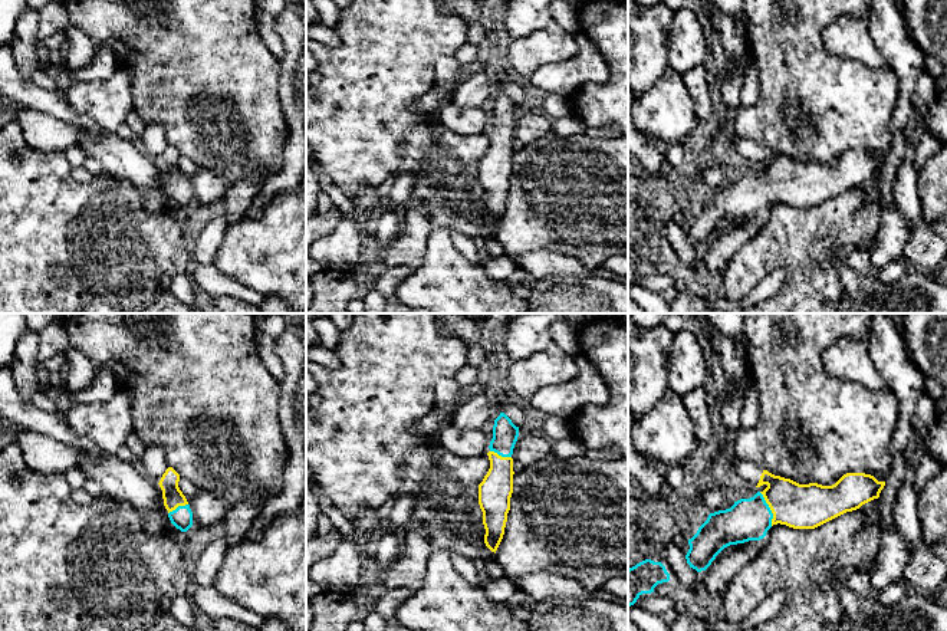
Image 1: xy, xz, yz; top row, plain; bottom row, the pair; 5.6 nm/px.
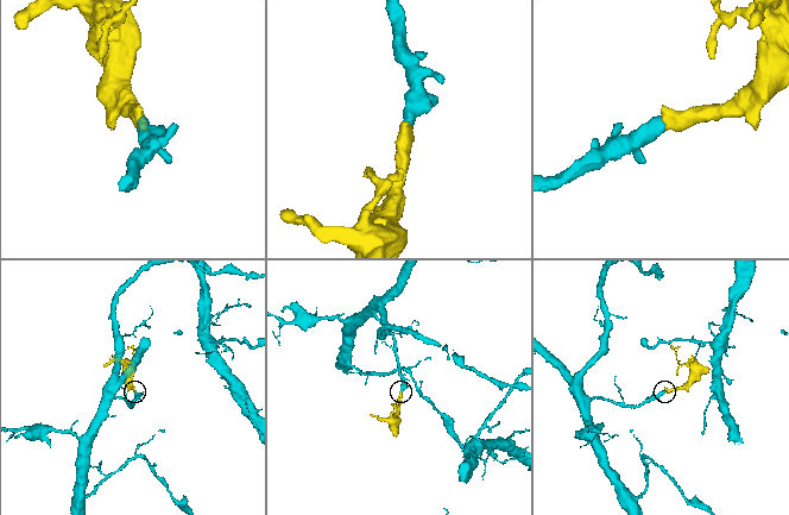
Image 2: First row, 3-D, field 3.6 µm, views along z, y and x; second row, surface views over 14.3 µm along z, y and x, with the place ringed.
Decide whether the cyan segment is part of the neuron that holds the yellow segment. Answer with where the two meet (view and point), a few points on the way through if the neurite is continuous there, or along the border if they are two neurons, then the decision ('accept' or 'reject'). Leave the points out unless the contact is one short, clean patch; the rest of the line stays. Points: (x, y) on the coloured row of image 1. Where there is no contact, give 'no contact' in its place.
meets yellow in yz at (770, 509); runs through yz (801, 506), (770, 509), (749, 519); accept

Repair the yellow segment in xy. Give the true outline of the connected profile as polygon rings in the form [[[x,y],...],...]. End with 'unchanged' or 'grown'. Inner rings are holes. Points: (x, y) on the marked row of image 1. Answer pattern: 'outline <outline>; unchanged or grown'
outline [[[168,467],[160,480],[164,506],[168,510],[171,523],[181,532],[187,532],[193,526],[193,512],[190,505],[178,487],[180,474]]]; grown

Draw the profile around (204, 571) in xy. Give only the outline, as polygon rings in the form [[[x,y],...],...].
[[[226,536],[213,540],[201,553],[197,562],[191,565],[193,585],[214,585],[218,569],[223,565],[223,555],[227,552],[228,543]]]

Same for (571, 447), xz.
[[[575,437],[553,441],[552,454],[558,459],[566,460],[578,456],[585,456],[588,447]]]

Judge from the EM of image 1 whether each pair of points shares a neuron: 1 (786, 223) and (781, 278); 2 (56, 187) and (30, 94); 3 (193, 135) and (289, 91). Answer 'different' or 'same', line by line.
1: different
2: different
3: different

